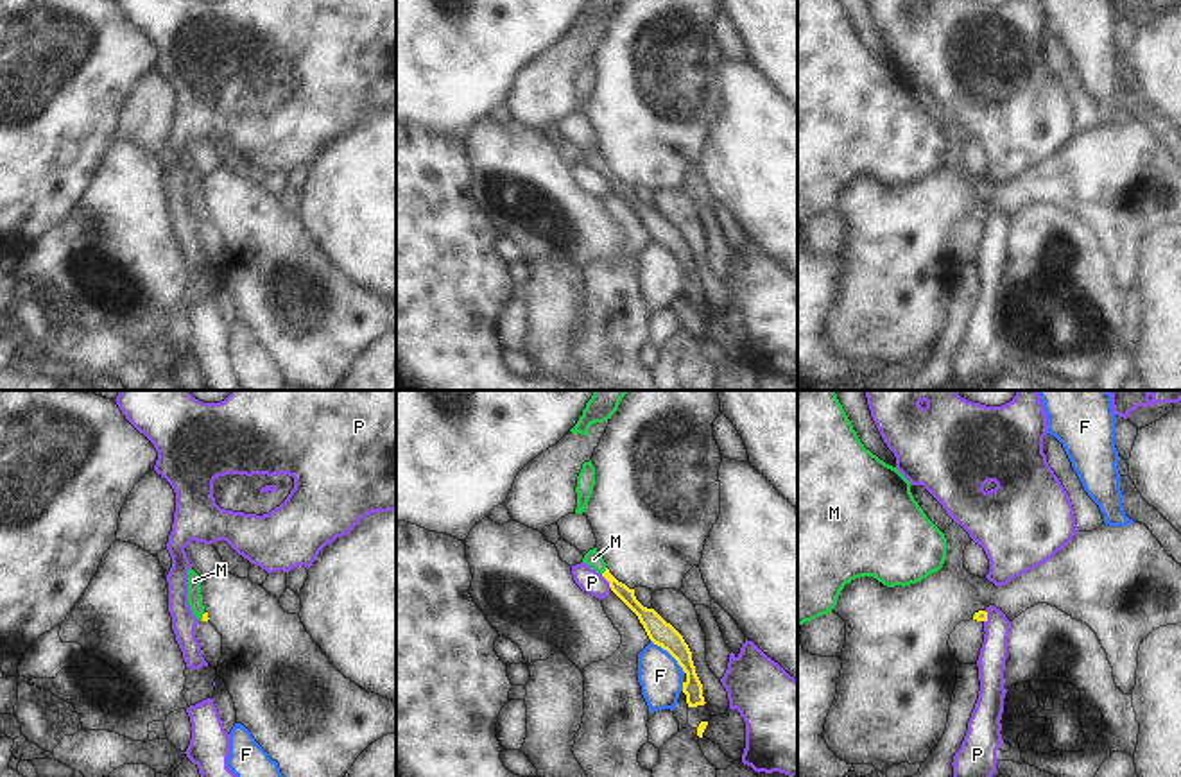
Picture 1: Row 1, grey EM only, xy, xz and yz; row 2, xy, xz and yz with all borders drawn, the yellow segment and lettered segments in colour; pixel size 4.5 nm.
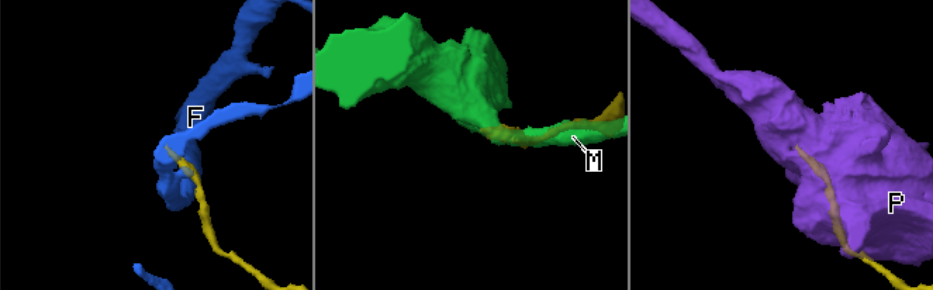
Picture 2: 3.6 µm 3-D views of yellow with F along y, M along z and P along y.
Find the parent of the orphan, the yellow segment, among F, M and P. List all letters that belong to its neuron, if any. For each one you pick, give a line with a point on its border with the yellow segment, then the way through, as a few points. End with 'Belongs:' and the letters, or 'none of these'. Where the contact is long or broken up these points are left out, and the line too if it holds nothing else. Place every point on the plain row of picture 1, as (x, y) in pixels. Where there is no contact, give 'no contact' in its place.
M: contact xz (604, 170); way xz (622, 190), (604, 170), (594, 158)
Belongs: M

